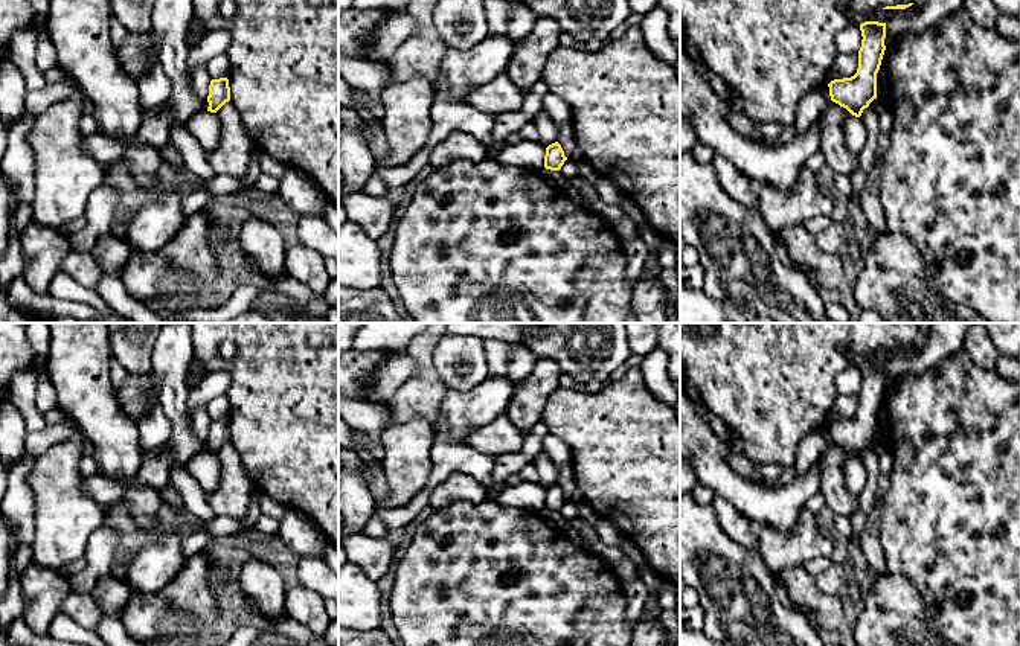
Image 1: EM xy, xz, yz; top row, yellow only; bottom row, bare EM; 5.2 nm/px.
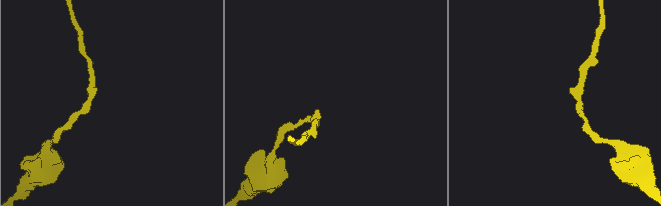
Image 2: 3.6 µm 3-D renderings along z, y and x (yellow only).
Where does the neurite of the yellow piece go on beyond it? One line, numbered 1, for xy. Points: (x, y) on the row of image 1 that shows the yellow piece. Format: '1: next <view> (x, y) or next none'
1: next none

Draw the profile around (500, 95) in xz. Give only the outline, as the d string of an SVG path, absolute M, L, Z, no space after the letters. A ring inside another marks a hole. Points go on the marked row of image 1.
M505 73L488 84L476 85L467 96L467 101L492 116L500 113L520 111L523 104L523 93L508 79Z

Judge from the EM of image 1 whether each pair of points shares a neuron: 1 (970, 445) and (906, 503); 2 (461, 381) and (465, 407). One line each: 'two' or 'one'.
1: one
2: two

